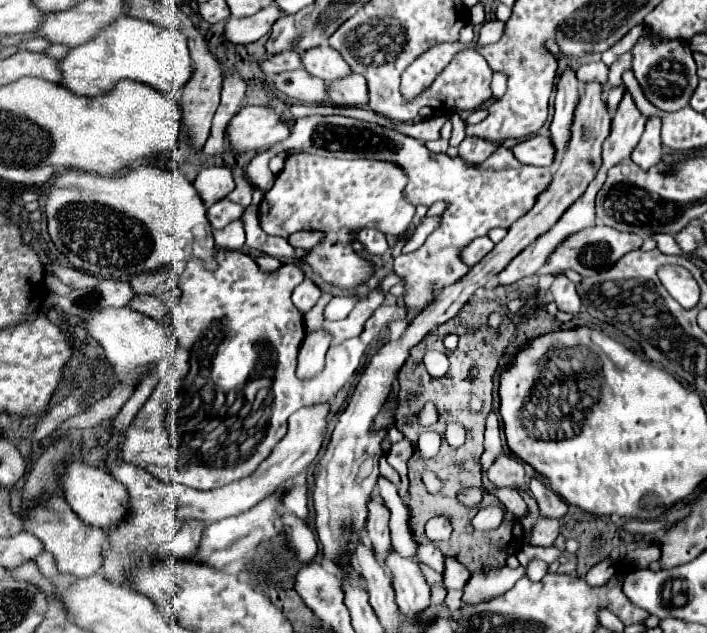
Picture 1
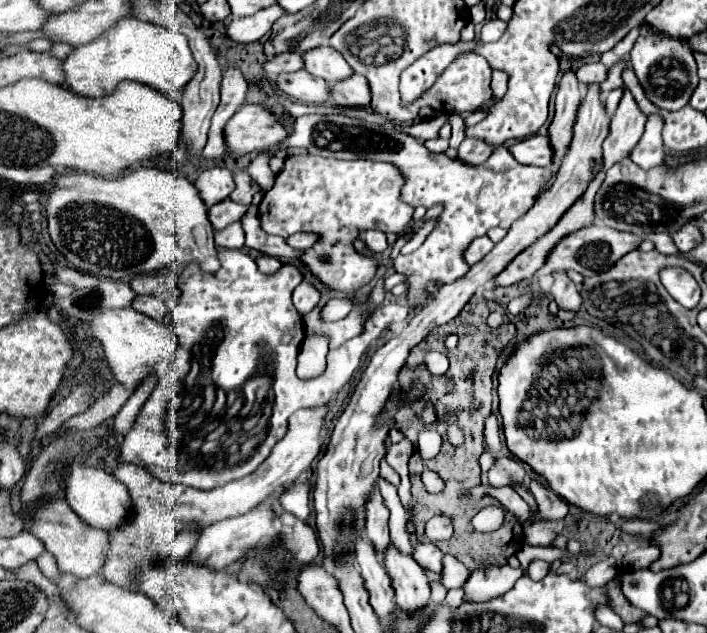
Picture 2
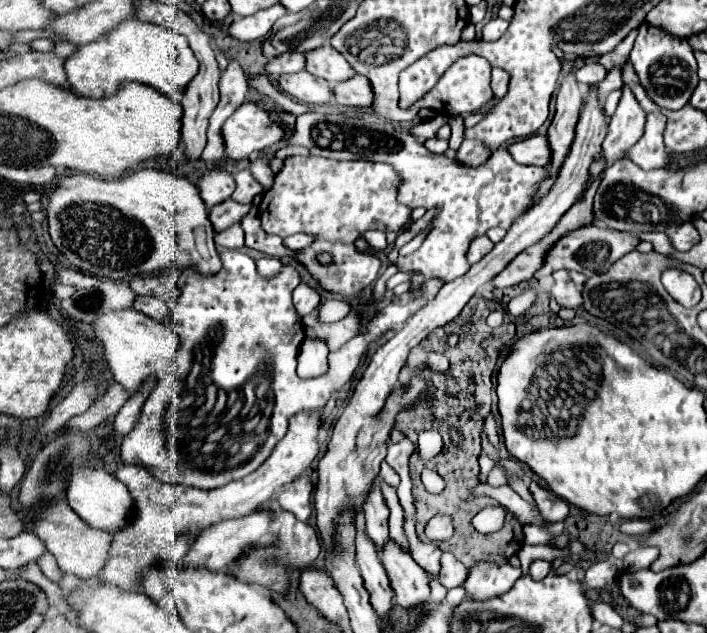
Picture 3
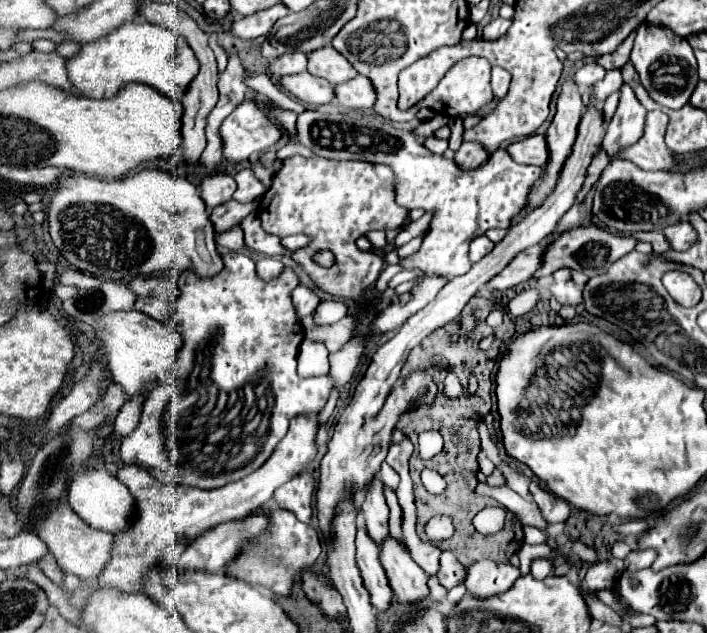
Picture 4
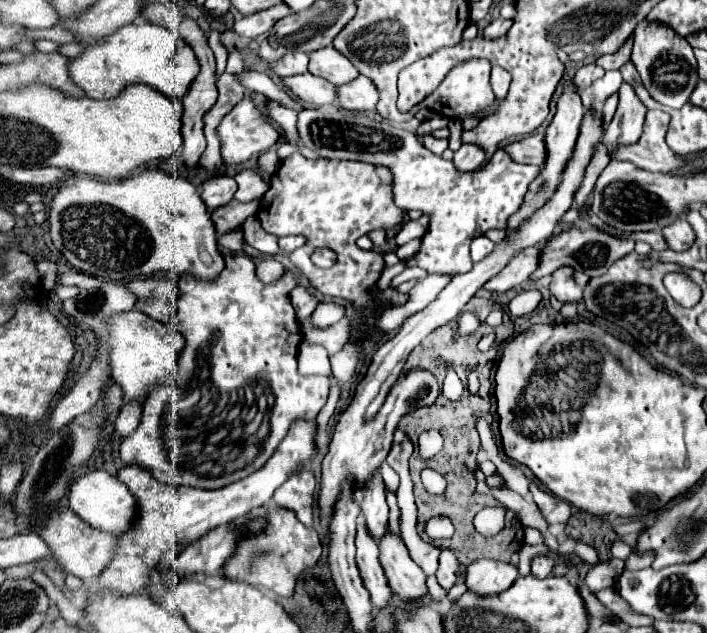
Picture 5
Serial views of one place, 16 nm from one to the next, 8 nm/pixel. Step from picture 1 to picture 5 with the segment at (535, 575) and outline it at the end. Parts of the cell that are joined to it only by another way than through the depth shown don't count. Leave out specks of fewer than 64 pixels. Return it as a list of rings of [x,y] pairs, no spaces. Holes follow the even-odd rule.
[[[544,554],[532,558],[532,574],[536,578],[546,578],[552,572],[552,568],[554,568],[554,558],[544,556]]]

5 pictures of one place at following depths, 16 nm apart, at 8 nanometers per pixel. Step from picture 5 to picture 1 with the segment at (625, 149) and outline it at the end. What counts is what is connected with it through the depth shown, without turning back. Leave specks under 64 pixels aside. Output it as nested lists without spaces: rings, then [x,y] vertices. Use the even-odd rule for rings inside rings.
[[[650,116],[638,146],[632,150],[632,162],[636,162],[644,170],[648,170],[648,168],[652,168],[652,166],[662,162],[664,150],[662,150],[660,128],[662,128],[660,118],[658,116]]]

